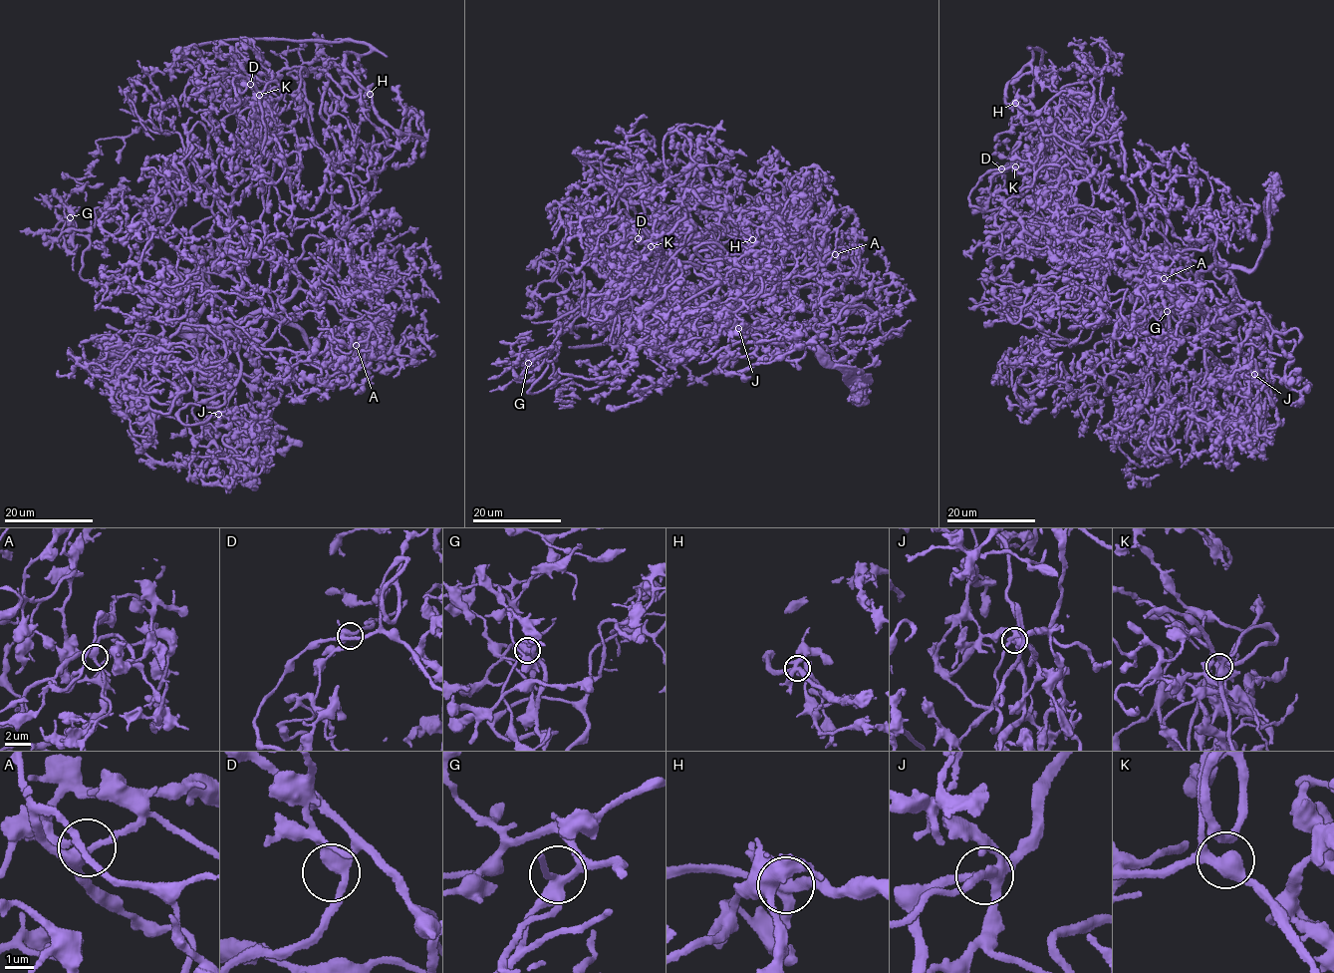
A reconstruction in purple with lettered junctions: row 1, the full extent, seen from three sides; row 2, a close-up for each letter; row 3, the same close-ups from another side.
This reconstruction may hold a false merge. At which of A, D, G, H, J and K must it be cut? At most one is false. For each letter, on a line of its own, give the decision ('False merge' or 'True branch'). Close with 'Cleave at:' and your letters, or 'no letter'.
A: True branch
D: True branch
G: True branch
H: False merge
J: True branch
K: True branch
Cleave at: H

